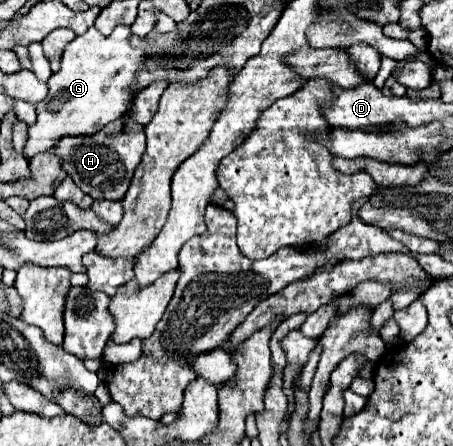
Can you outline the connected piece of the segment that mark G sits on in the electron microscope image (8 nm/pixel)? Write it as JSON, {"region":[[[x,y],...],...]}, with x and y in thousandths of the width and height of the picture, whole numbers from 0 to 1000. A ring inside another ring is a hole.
{"region":[[[260,54],[243,81],[225,81],[208,58],[190,76],[168,81],[137,121],[132,157],[106,179],[106,215],[79,238],[84,269],[62,287],[66,305],[53,350],[71,354],[110,336],[137,305],[208,300],[265,265],[305,211],[305,148],[318,148],[327,130],[322,103],[296,108],[287,99],[283,54]]]}

